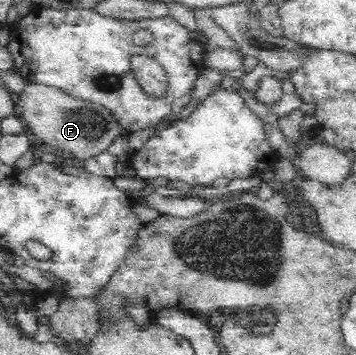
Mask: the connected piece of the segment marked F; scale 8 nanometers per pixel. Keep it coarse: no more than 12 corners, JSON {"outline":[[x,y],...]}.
{"outline":[[25,83],[21,120],[80,163],[123,134],[101,104]]}

